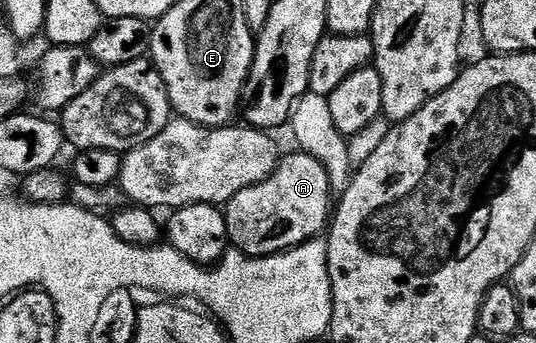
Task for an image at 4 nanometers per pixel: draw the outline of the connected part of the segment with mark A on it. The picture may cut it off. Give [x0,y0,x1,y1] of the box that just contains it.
[225,150,332,256]

